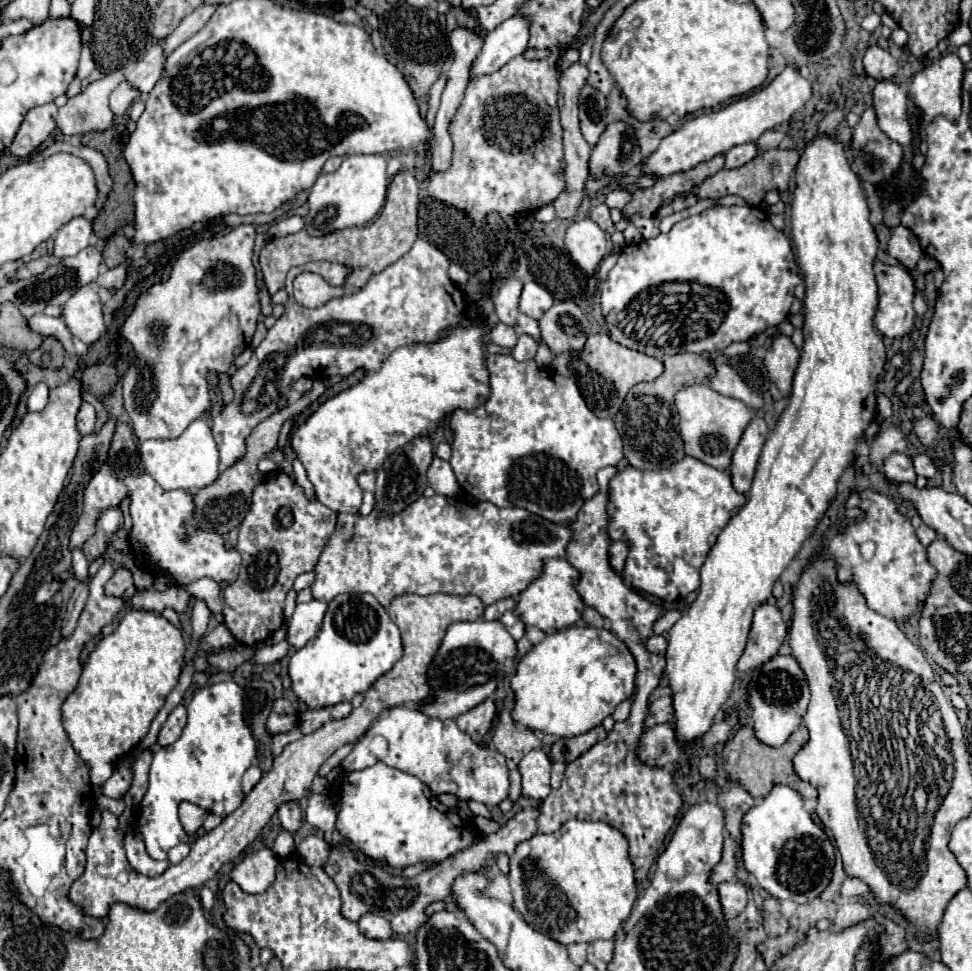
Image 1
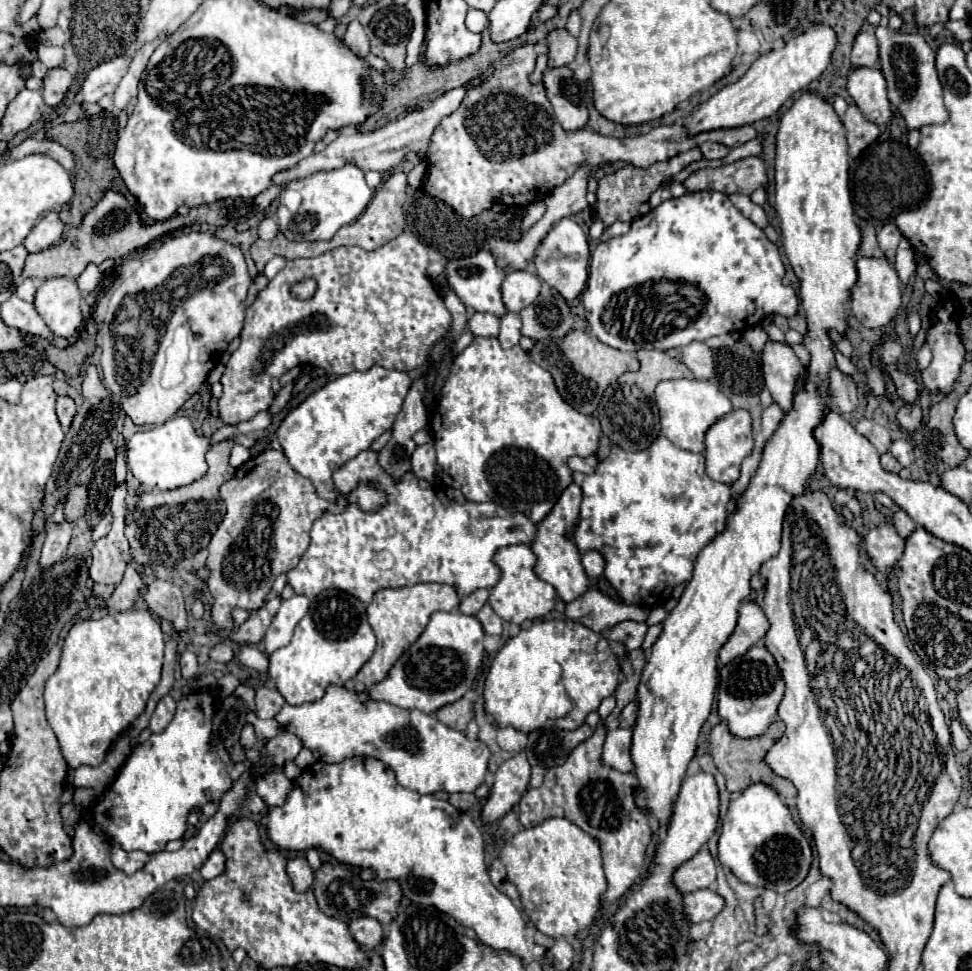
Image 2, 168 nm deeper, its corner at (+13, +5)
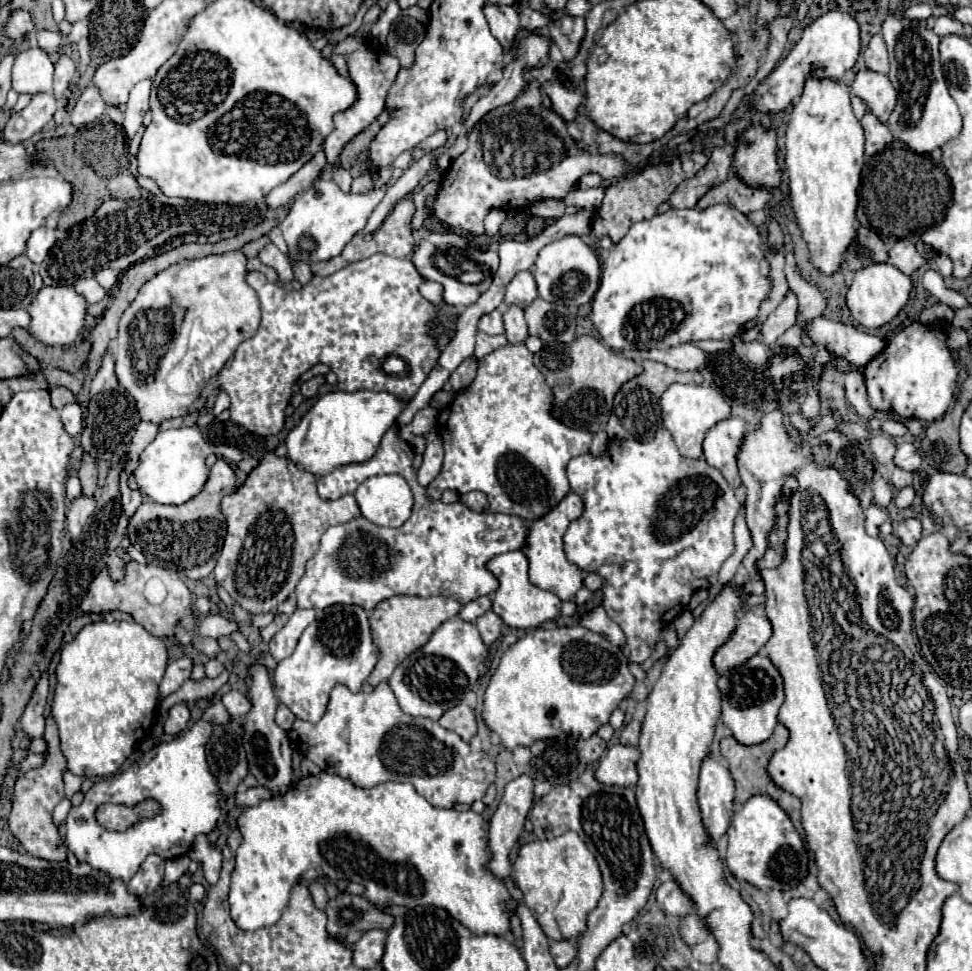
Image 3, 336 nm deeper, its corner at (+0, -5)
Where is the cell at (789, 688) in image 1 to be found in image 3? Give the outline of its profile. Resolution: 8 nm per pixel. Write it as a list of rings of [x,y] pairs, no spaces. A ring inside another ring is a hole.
[[[753,655],[743,665],[719,675],[717,687],[721,691],[721,719],[733,737],[743,745],[757,745],[767,741],[777,725],[777,713],[785,699],[783,681],[767,655]]]

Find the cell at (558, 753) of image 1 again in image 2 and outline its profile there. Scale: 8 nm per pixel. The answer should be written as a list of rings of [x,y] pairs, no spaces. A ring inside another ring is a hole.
[[[584,723],[574,731],[564,731],[558,727],[550,729],[536,729],[528,733],[528,745],[524,749],[530,765],[542,765],[542,767],[556,767],[564,763],[564,759],[570,755],[570,751],[586,741],[592,735],[592,729]]]

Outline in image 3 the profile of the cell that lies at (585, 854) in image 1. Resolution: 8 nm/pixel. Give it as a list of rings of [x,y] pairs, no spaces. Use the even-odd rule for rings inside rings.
[[[567,831],[555,839],[525,843],[513,863],[513,879],[543,933],[551,939],[555,939],[555,933],[563,939],[579,937],[585,931],[585,917],[595,909],[603,889],[595,857],[573,831]]]

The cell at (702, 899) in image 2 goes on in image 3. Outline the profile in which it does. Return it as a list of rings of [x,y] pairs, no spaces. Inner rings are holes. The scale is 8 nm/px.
[[[691,913],[683,919],[679,919],[679,935],[689,947],[693,947],[693,945],[705,941],[709,937],[709,931],[705,929],[705,923],[701,921],[701,917]]]

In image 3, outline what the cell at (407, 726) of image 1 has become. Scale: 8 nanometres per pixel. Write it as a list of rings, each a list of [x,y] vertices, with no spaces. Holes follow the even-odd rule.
[[[385,681],[371,693],[351,693],[345,685],[337,685],[329,695],[323,719],[315,725],[297,719],[289,739],[299,753],[327,773],[337,773],[363,789],[385,781],[413,783],[417,793],[439,809],[483,799],[495,779],[495,763],[487,753],[471,753],[457,733],[443,729],[433,719],[403,713]]]

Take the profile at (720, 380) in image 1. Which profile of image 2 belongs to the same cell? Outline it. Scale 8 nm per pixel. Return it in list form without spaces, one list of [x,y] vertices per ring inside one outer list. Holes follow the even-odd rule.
[[[690,343],[686,347],[676,347],[668,351],[672,357],[680,359],[698,381],[714,379],[714,355],[706,343]]]

